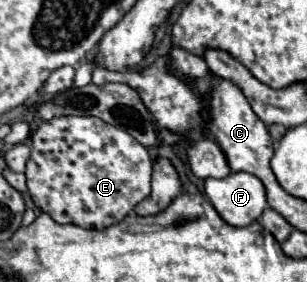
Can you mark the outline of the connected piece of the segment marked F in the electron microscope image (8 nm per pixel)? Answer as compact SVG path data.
M231 173L225 179L205 179L209 197L221 219L233 227L247 227L265 211L265 187L251 173Z

